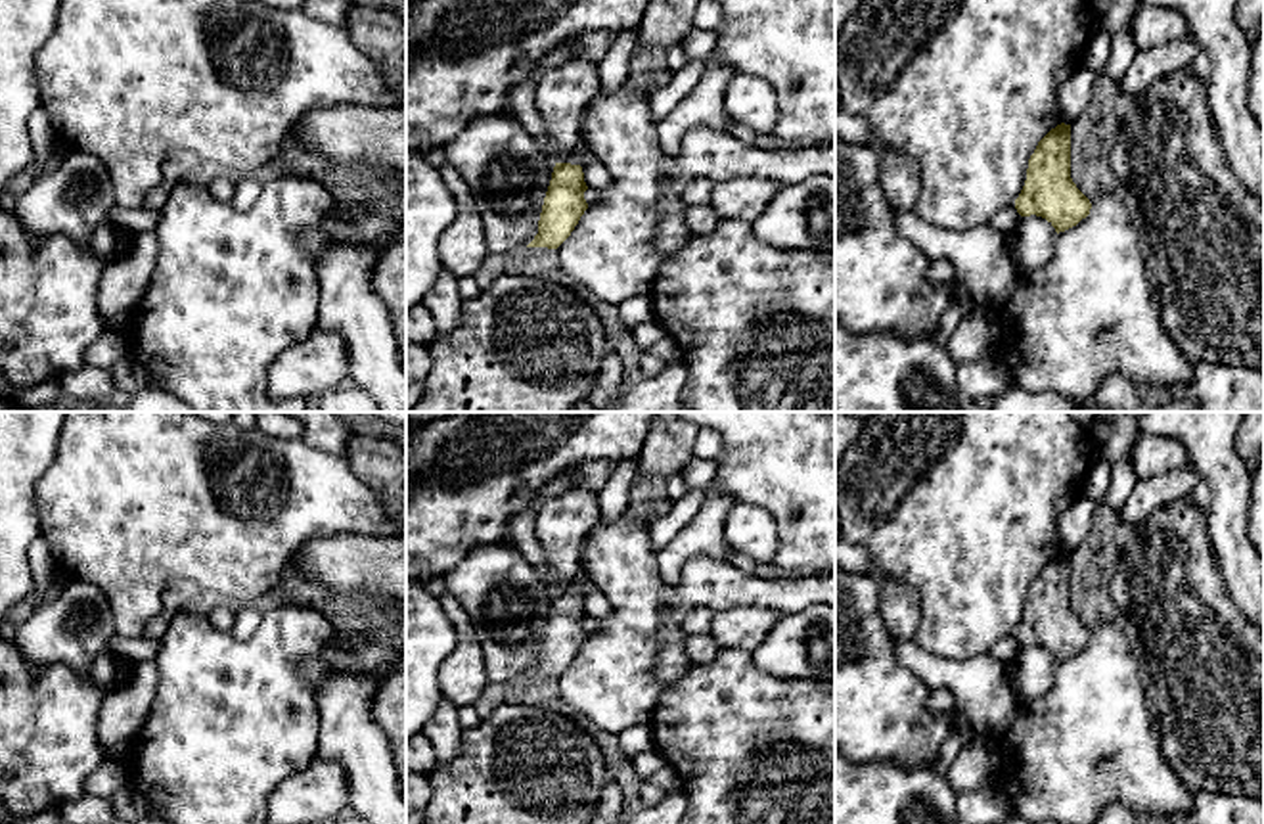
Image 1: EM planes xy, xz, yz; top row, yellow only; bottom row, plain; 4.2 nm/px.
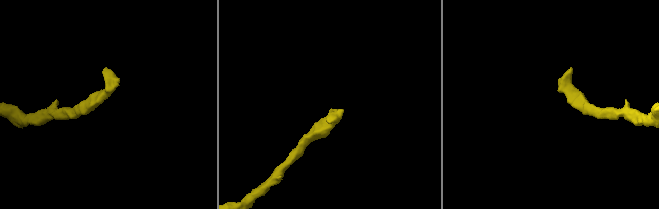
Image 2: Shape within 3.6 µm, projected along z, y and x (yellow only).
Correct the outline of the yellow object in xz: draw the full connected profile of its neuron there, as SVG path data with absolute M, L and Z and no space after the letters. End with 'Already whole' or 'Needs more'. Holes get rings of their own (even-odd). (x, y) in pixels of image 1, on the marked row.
M580 138L571 159L555 163L538 220L538 234L527 247L557 249L578 224L588 209L584 199L588 186L580 167L588 153L592 149Z. Needs more

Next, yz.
M1057 125L1038 142L1015 209L1046 218L1057 234L1090 215L1090 199L1071 178L1071 125Z. Already whole

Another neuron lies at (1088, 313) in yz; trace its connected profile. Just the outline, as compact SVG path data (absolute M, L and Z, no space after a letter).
M1099 194L1090 203L1086 218L1055 234L1051 259L1042 268L1017 272L1011 299L998 310L998 356L1015 385L1057 393L1076 406L1095 399L1101 381L1113 374L1126 378L1140 395L1172 395L1193 381L1195 364L1182 355L1161 322L1159 293L1147 282L1140 238L1126 205L1113 194Z

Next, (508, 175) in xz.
M511 115L473 119L444 155L477 201L488 253L525 249L538 234L555 161Z

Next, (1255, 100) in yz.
M1264 25L1251 44L1249 109L1256 125L1264 130Z

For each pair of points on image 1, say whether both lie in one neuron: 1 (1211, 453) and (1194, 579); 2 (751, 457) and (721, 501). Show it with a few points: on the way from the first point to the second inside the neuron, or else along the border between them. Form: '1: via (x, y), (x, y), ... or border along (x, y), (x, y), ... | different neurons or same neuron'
1: border along (1205, 516), (1217, 562) | different neurons
2: border along (736, 499), (709, 491), (690, 520) | different neurons

